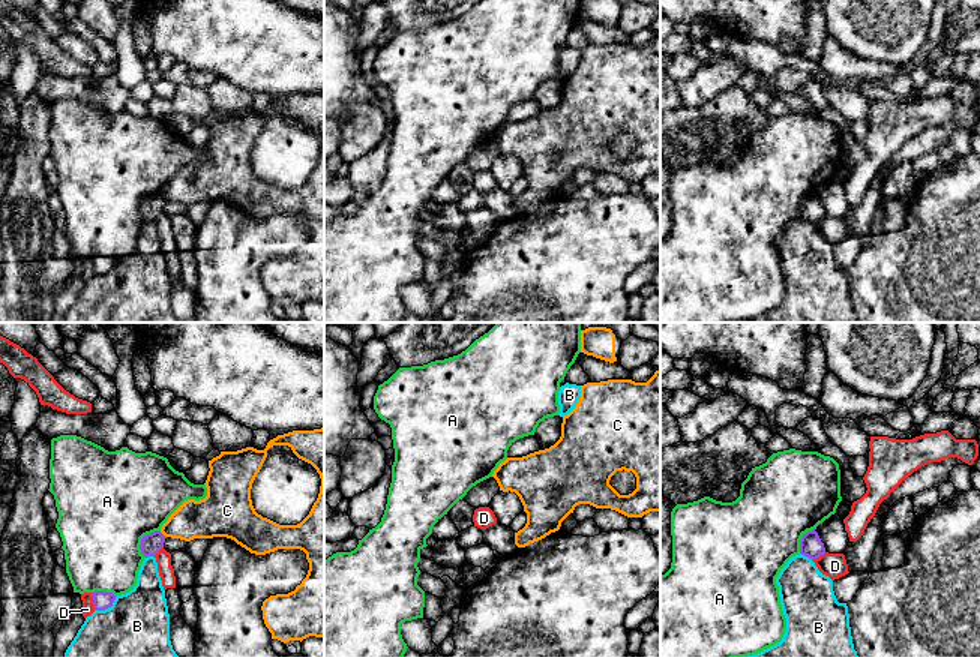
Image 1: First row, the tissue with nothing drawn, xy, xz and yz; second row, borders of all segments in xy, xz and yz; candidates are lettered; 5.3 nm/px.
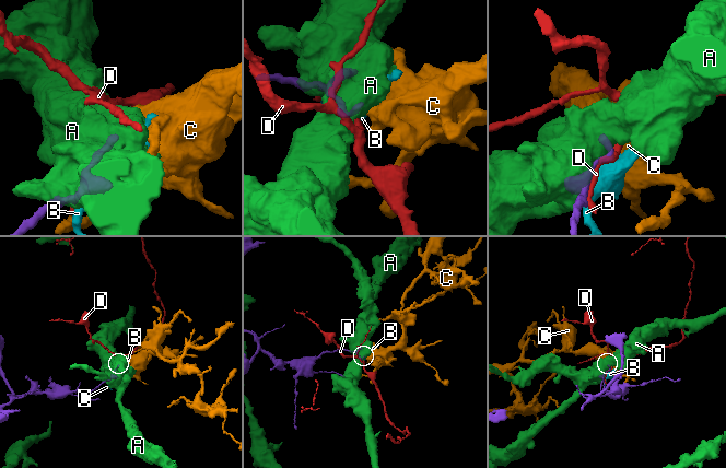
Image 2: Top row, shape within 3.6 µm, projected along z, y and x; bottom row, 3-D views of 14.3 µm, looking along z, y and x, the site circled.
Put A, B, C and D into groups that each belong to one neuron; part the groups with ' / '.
A / B / C / D

